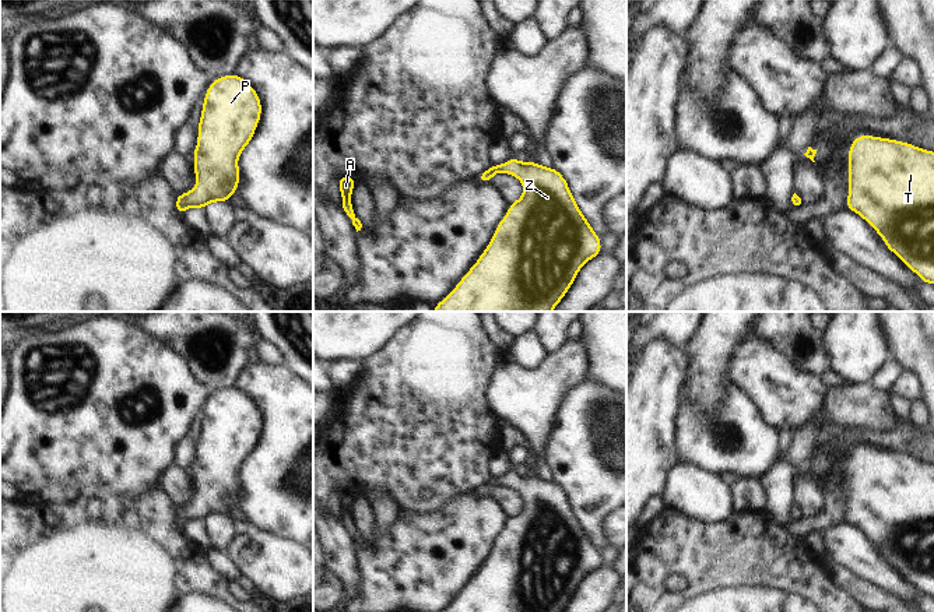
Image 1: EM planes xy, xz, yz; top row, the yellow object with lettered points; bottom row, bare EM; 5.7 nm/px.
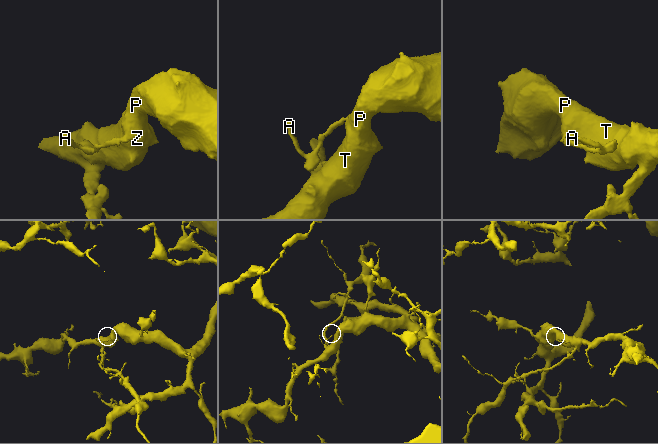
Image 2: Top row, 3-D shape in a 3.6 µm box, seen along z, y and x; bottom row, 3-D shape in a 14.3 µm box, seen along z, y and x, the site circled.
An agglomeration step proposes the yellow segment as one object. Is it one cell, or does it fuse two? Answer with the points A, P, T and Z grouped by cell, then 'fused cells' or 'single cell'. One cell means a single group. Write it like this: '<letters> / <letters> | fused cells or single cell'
A P T Z | single cell

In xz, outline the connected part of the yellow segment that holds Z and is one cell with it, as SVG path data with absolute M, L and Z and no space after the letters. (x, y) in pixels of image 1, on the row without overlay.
M513 469L502 478L491 478L477 493L489 496L501 483L523 495L523 510L512 516L480 573L446 612L562 612L580 580L601 566L600 551L577 521L559 485Z

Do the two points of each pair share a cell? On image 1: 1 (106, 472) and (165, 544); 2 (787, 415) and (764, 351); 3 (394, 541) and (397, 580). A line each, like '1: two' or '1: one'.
1: two
2: one
3: one

